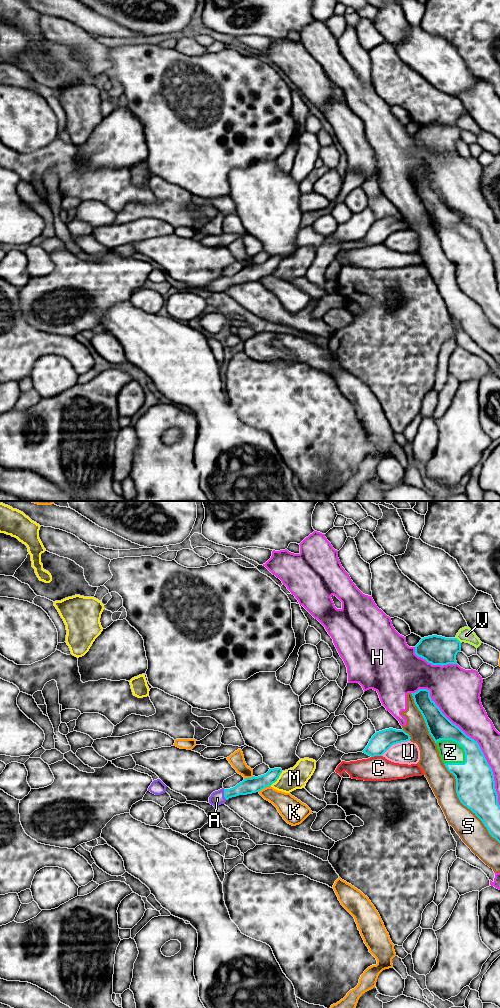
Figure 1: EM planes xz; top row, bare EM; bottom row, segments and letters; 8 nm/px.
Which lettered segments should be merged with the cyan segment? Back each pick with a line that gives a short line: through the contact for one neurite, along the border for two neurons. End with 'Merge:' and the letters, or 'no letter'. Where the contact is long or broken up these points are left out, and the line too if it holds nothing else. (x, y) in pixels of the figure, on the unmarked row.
A: Line: xz (249, 273), (224, 282), (217, 286)
Merge: A, Z

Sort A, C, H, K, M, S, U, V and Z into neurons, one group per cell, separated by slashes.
A Z / C / H S / K / M / U / V

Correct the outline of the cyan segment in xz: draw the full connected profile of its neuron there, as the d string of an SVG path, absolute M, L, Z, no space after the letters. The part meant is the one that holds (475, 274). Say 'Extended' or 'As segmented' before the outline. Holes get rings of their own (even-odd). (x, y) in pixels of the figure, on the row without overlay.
Extended. M419 177L411 182L425 208L429 222L437 233L442 250L447 258L455 264L456 281L460 290L482 309L489 322L500 331L500 293L495 277L494 263L479 232L442 201L431 187L429 178Z

